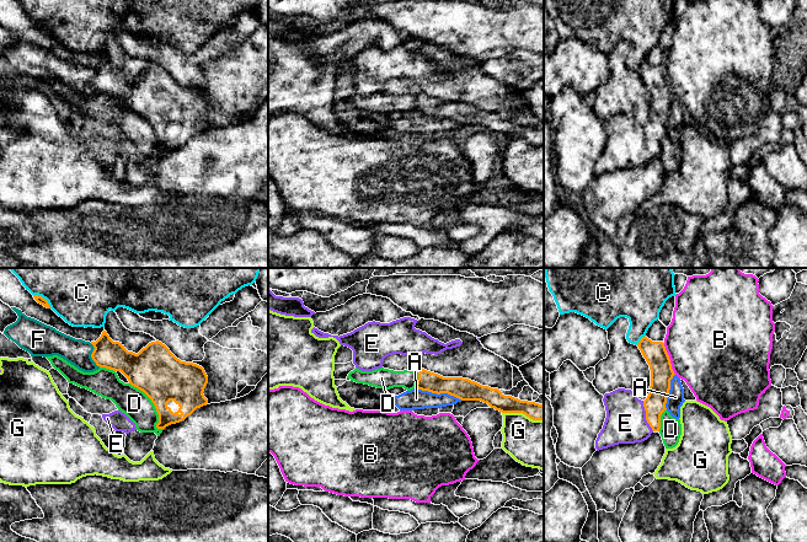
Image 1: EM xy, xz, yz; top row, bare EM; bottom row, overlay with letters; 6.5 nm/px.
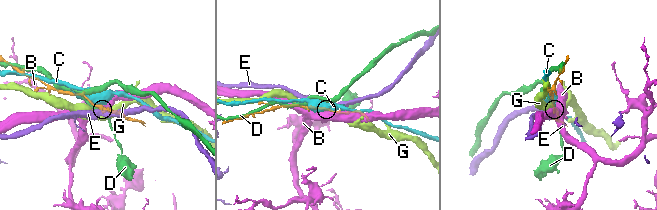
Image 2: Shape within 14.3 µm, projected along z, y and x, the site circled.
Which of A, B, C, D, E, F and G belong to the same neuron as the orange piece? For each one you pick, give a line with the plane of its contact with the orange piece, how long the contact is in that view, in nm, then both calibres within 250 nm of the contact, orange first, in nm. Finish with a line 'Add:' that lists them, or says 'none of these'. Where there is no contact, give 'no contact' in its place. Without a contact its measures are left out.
Add: none of these

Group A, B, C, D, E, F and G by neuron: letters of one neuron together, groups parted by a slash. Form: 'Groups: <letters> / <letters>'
Groups: A F / B / C / D / E / G

